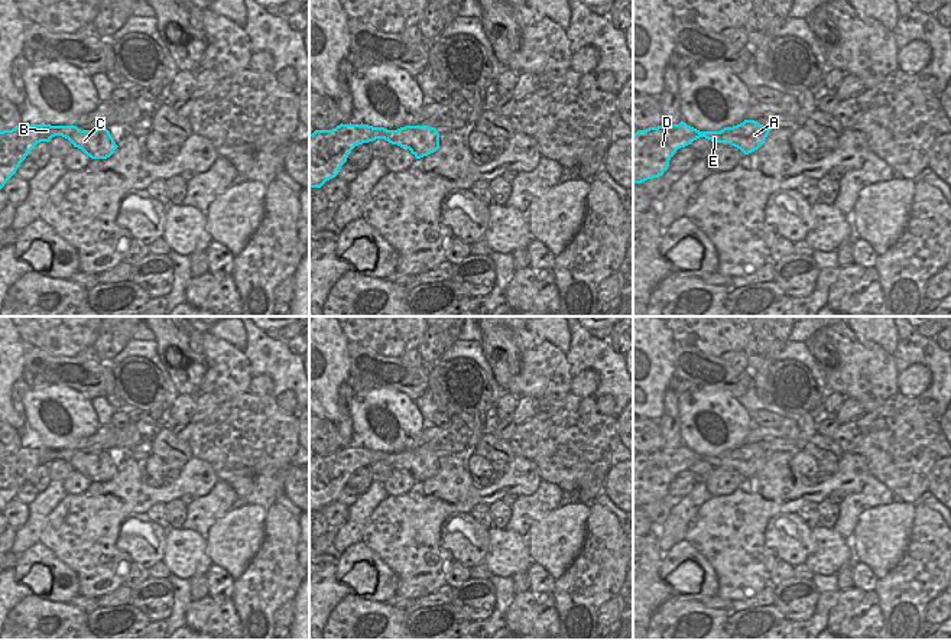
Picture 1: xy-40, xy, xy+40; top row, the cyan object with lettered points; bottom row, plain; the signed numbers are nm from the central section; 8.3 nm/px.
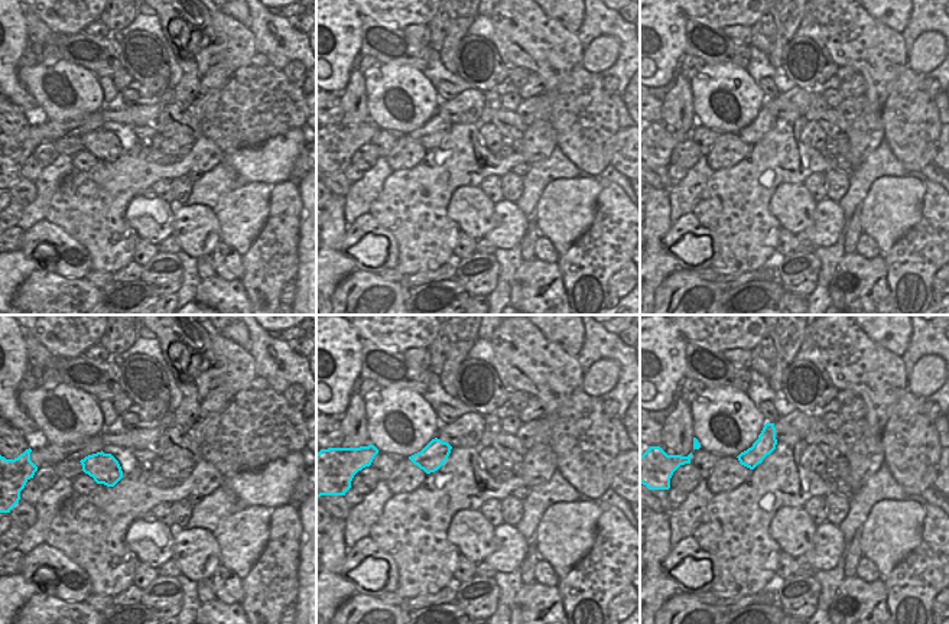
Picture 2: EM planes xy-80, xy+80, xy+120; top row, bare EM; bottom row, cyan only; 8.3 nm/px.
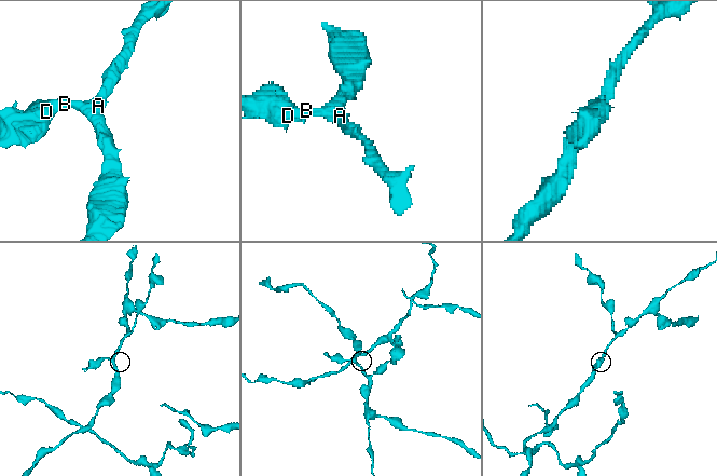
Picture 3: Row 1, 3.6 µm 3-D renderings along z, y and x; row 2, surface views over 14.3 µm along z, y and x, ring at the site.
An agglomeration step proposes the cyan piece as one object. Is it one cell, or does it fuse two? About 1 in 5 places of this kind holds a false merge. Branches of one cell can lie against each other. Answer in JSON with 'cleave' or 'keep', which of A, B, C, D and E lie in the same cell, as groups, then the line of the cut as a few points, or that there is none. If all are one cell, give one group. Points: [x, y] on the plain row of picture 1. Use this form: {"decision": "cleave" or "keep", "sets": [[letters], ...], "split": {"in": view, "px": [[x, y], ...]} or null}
{"decision": "keep", "sets": [["A", "B", "C", "D", "E"]], "split": null}

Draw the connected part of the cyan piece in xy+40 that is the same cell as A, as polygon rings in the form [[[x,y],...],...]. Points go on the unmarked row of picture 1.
[[[754,444],[720,455],[700,455],[685,445],[637,454],[633,458],[633,509],[662,500],[676,474],[700,461],[713,467],[730,467],[749,478],[765,467],[769,454]]]

